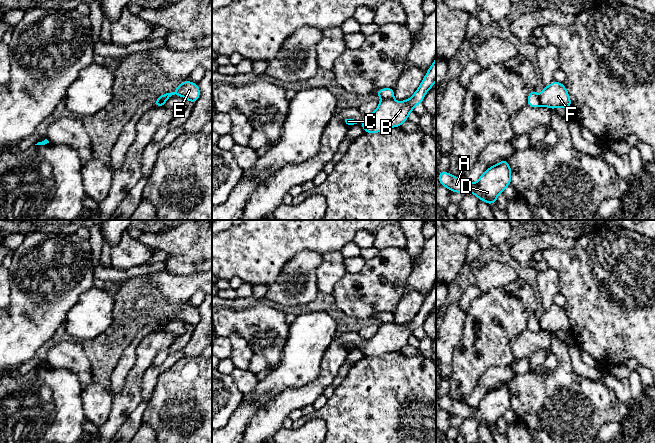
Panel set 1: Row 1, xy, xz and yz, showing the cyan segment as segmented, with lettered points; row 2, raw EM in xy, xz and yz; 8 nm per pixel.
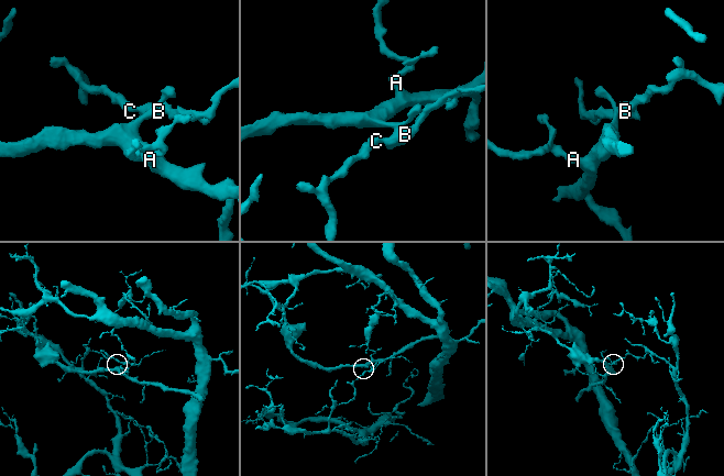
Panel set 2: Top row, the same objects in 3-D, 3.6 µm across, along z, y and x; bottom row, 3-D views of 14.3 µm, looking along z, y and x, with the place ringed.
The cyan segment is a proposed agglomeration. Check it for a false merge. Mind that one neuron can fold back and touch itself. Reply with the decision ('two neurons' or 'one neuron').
two neurons

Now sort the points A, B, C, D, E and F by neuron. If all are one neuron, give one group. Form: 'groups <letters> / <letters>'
groups A D / B C E F

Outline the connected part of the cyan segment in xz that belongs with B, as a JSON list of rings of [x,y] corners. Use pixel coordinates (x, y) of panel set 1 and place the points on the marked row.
[[[436,58],[420,86],[410,99],[395,101],[393,98],[382,99],[377,109],[369,116],[366,116],[360,124],[365,133],[379,133],[385,129],[400,127],[408,120],[408,115],[414,107],[423,103],[425,94],[431,89],[436,81]]]

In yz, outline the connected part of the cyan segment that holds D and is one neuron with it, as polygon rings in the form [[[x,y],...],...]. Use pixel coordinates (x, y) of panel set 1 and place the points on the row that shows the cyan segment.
[[[504,159],[483,172],[476,183],[454,177],[449,172],[438,172],[438,178],[440,185],[451,192],[460,192],[463,195],[474,193],[479,200],[496,204],[497,196],[511,184],[511,167],[507,159]]]

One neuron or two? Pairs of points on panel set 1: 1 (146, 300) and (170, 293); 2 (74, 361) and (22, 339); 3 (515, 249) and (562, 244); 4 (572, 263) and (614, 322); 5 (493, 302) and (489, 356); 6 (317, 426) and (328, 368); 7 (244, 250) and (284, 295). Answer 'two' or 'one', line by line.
1: two
2: two
3: one
4: one
5: one
6: two
7: two

